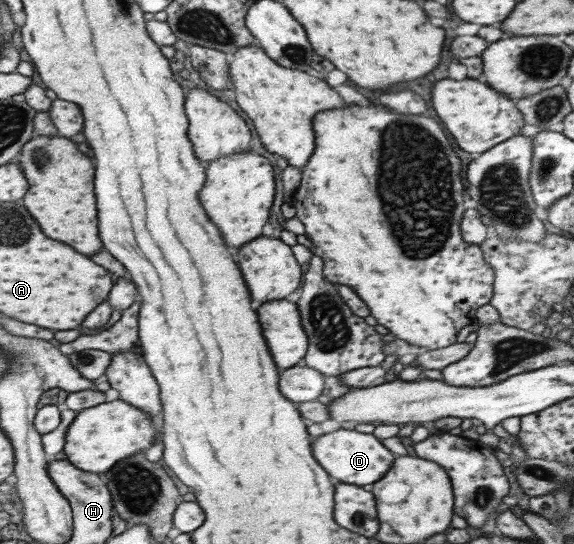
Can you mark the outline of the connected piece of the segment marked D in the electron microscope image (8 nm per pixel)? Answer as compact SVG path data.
M340 428L316 437L311 442L311 453L328 476L336 478L339 483L356 484L356 486L364 486L380 480L394 460L390 451L372 433L360 433L354 429Z

